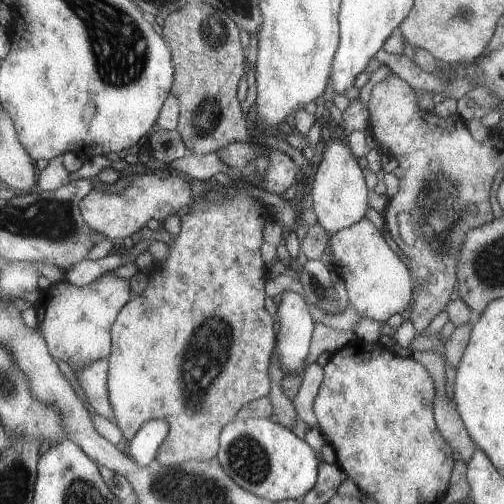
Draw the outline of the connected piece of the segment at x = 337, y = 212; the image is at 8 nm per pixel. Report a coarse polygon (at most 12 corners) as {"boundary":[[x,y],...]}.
{"boundary":[[328,140],[312,188],[332,234],[360,222],[368,194],[359,160]]}

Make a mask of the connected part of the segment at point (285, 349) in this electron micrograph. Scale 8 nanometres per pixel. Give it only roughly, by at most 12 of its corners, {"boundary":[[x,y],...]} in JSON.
{"boundary":[[284,292],[276,353],[286,373],[309,357],[315,322],[303,296]]}

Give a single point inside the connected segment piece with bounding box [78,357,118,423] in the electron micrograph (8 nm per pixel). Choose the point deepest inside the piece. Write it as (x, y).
(95, 381)

